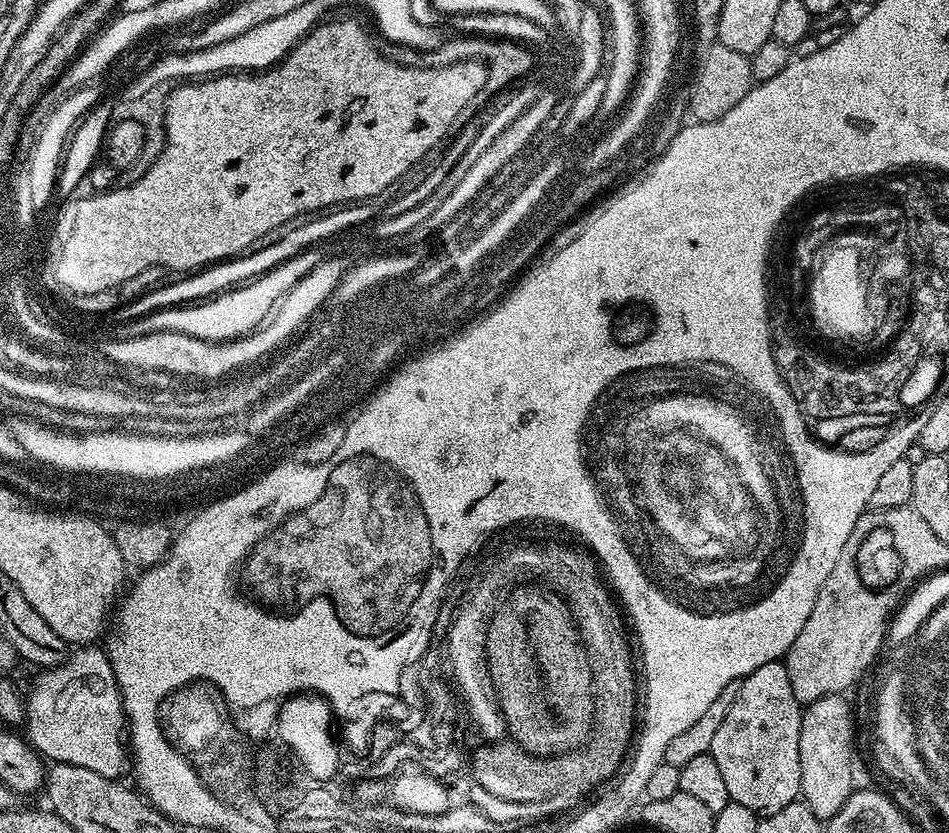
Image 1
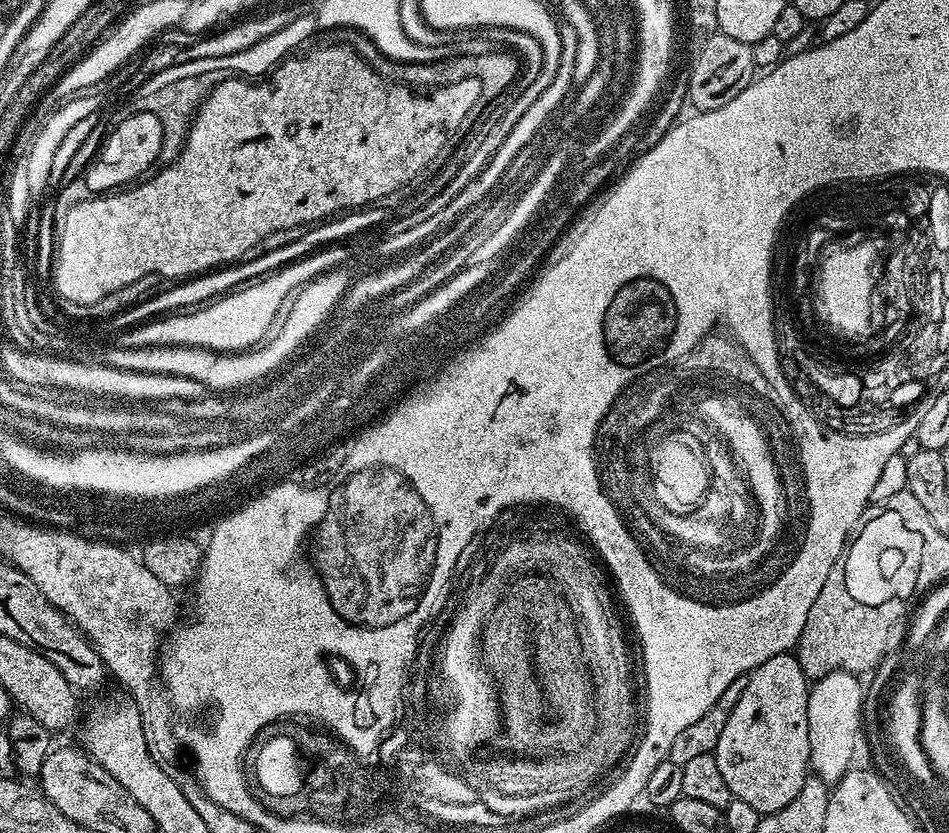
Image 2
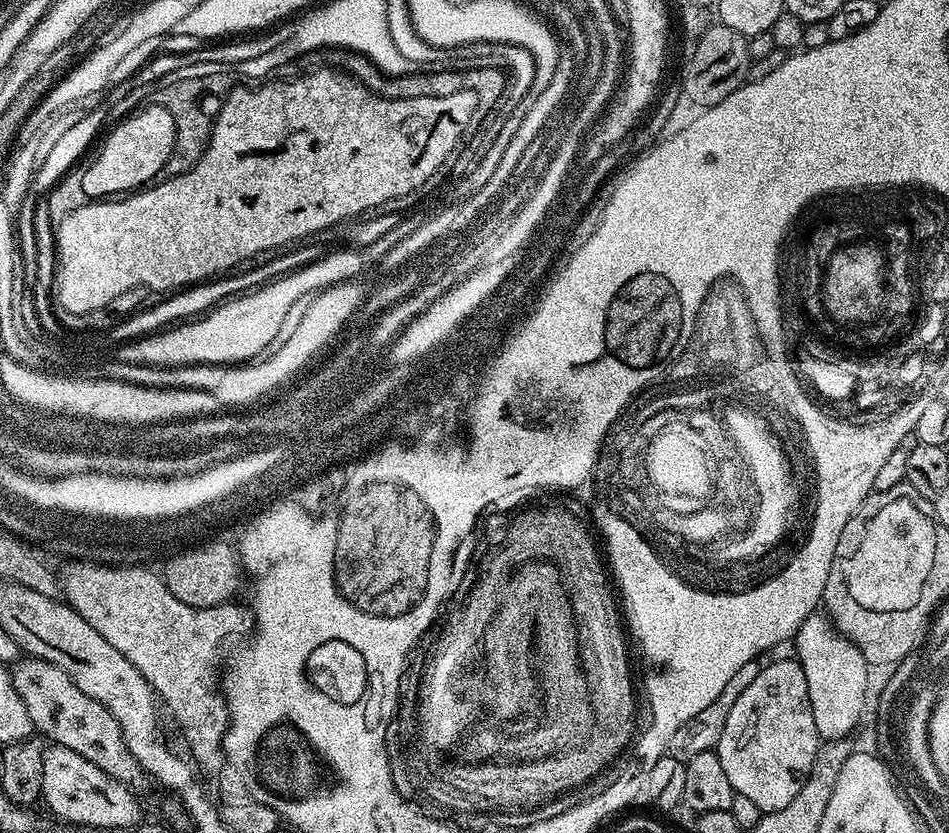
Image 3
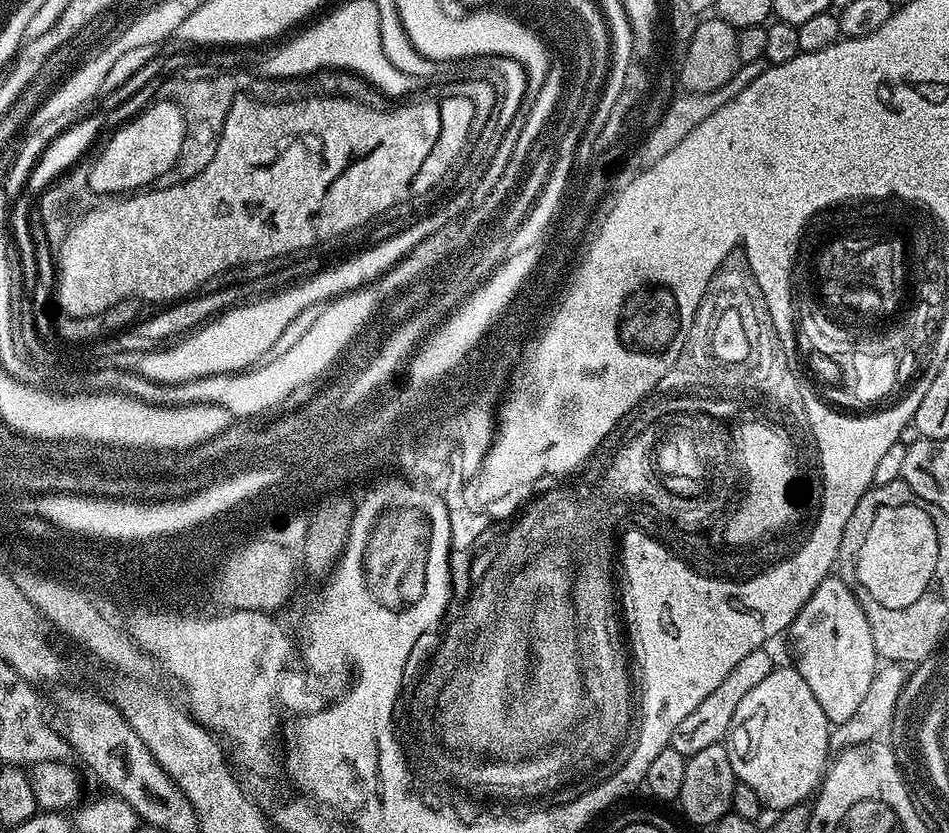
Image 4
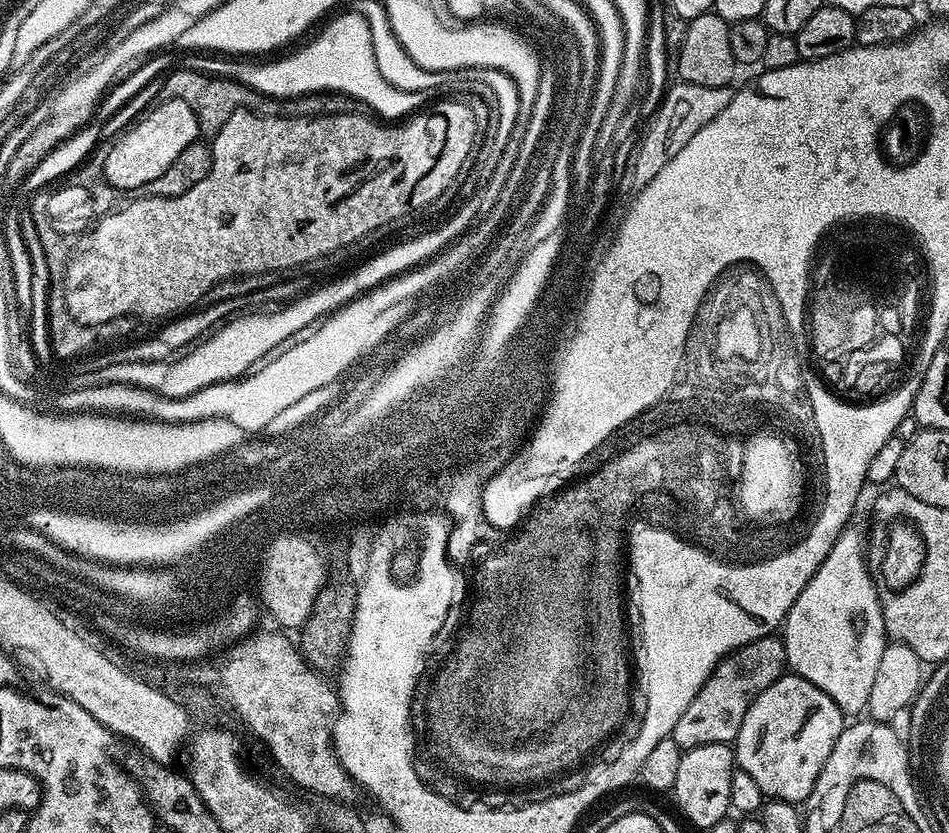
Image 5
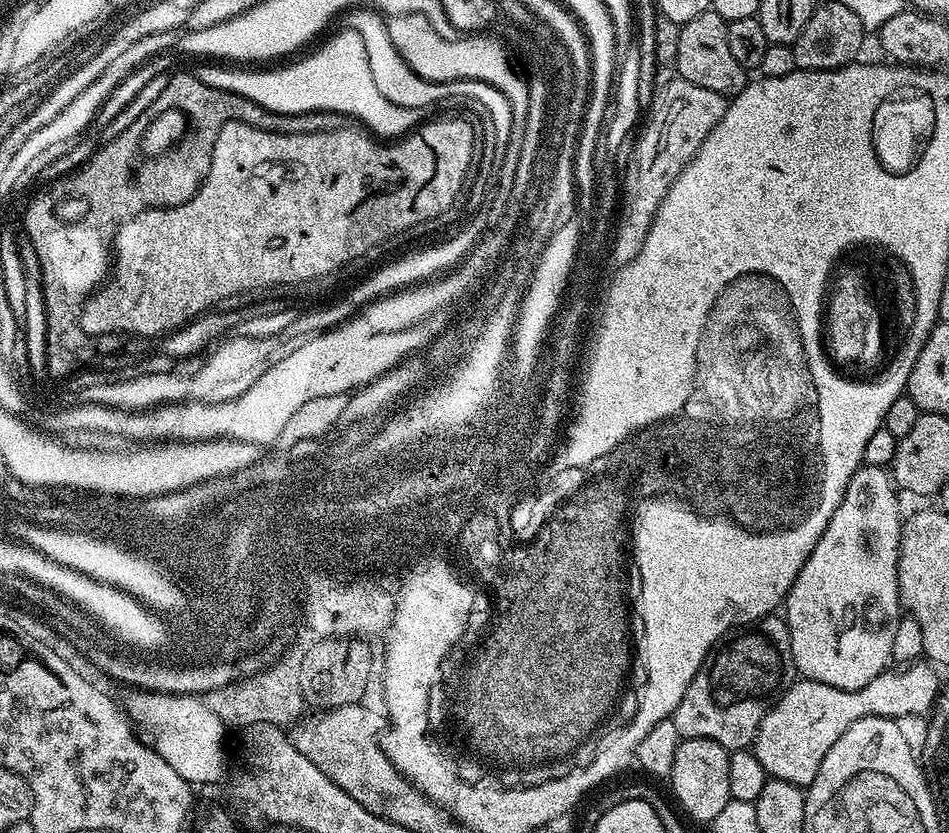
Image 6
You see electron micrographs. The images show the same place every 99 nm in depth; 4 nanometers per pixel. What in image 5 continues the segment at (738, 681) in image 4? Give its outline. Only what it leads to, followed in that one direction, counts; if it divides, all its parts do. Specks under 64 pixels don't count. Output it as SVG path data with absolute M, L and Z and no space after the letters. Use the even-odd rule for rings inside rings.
M776 634L735 648L719 660L702 690L694 694L694 702L690 702L682 718L678 718L670 739L682 750L707 744L731 745L738 730L742 730L742 718L746 718L746 710L750 710L754 698L758 698L758 694L762 694L762 690L766 690L766 686L773 684L779 676L785 675L787 662L783 639Z

